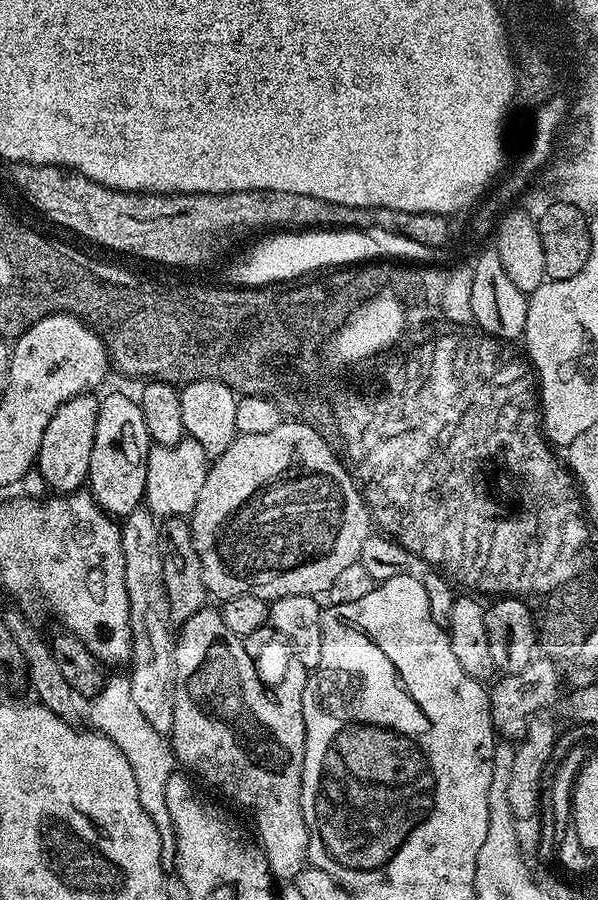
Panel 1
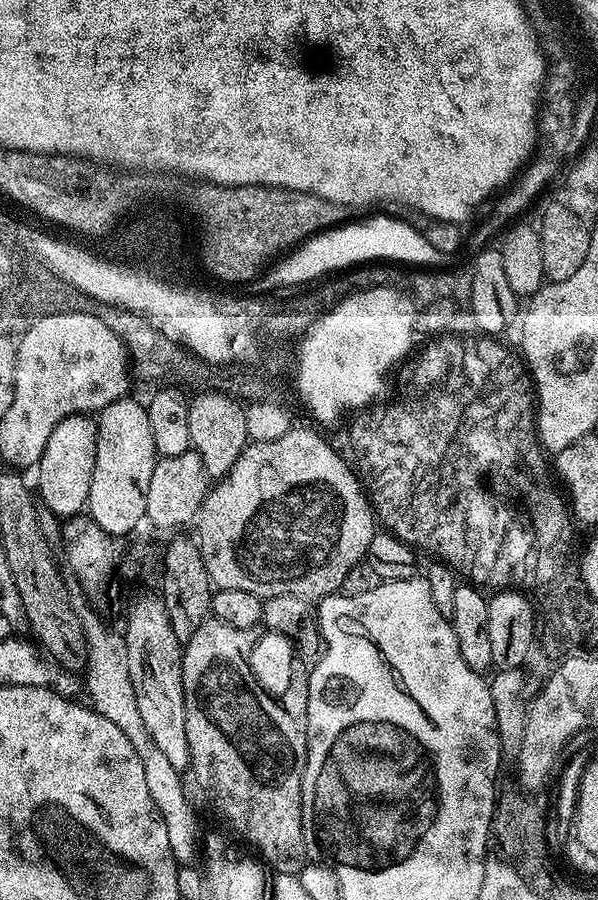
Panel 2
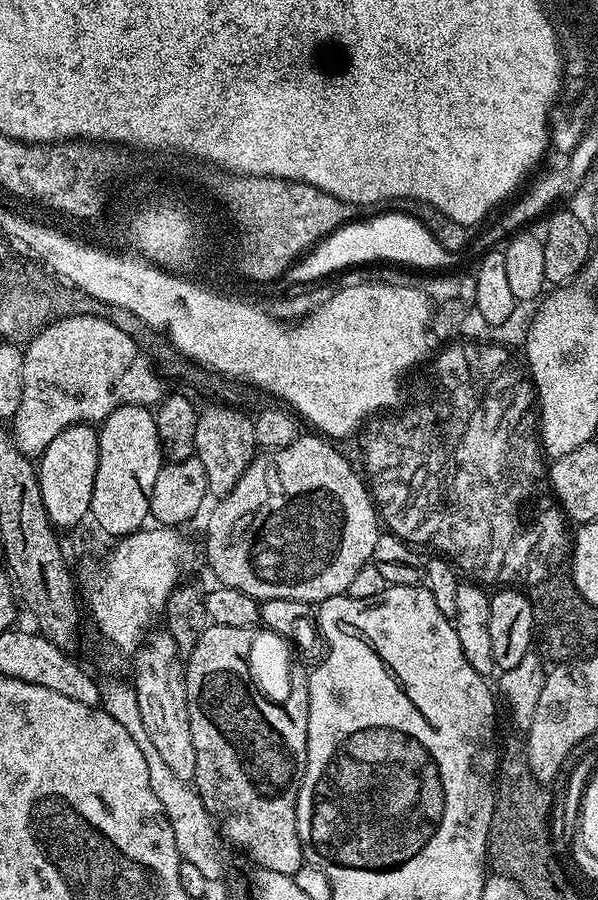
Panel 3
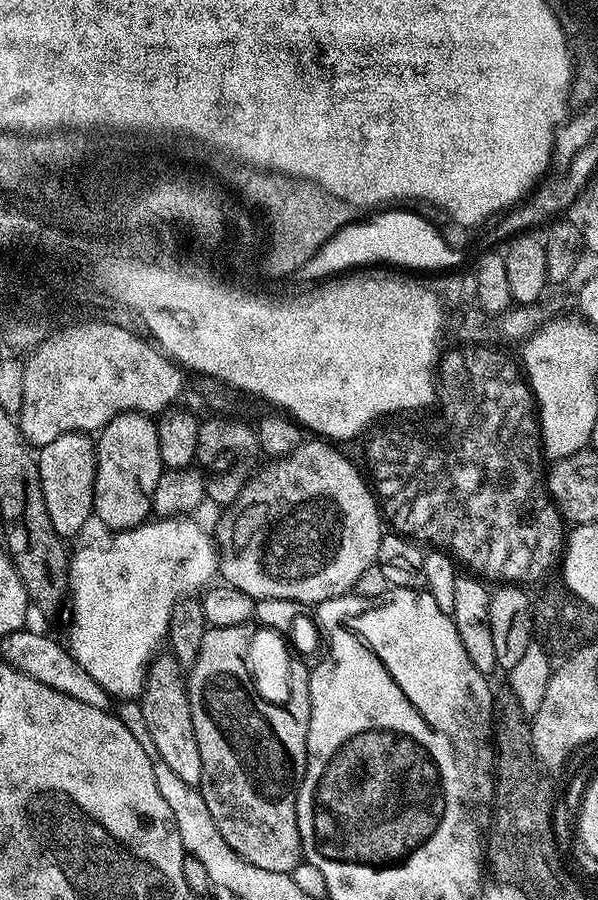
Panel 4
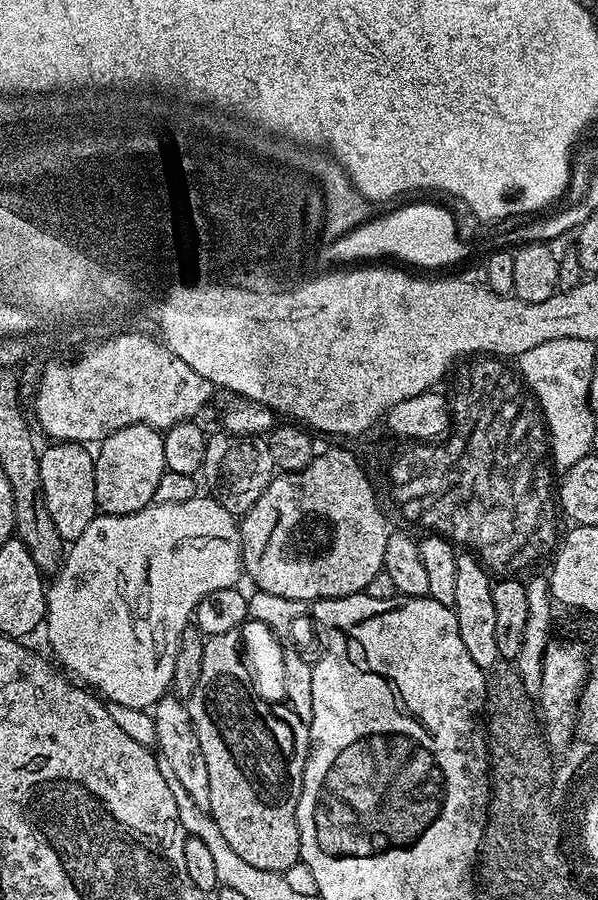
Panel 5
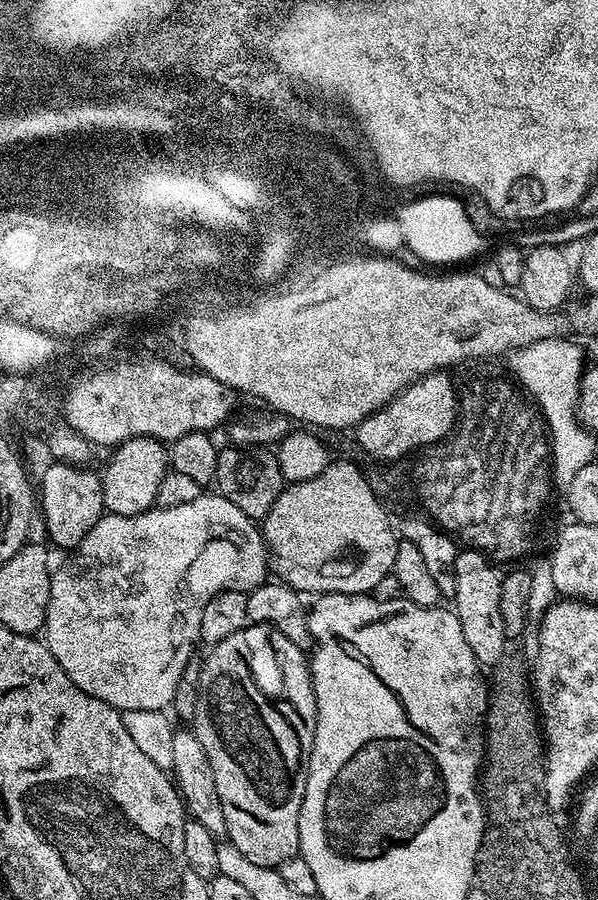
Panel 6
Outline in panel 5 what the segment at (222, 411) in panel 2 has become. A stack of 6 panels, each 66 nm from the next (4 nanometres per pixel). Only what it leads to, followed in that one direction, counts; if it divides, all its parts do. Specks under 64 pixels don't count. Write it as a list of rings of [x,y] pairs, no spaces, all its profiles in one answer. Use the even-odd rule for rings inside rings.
[[[217,430],[208,436],[202,480],[204,476],[205,482],[208,483],[207,491],[212,499],[217,500],[227,512],[233,514],[249,512],[277,472],[267,439],[234,436],[223,430]]]

